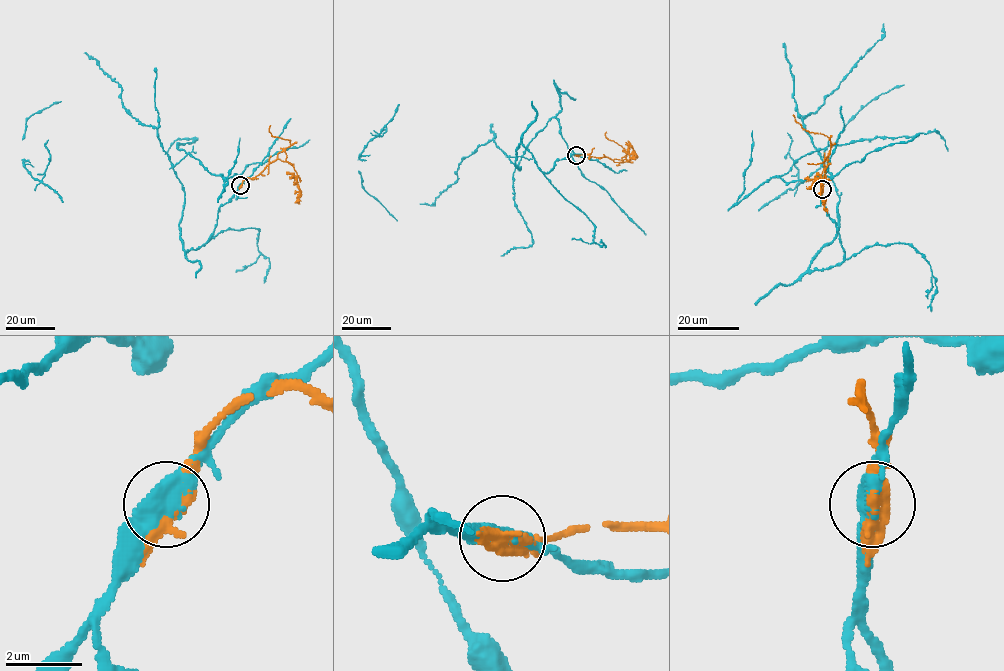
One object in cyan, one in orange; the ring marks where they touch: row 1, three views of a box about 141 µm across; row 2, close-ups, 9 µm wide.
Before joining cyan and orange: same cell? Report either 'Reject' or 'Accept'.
Reject

